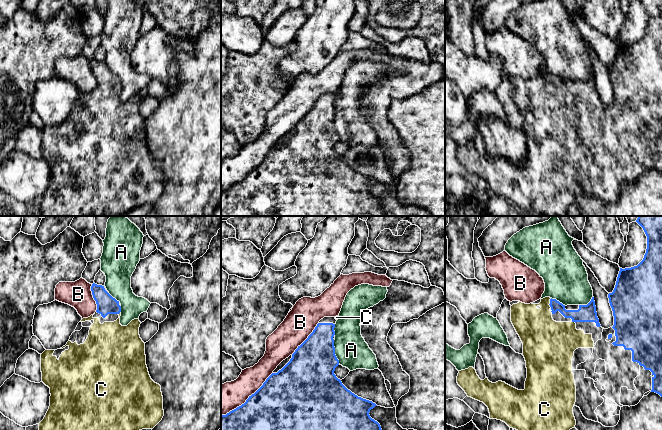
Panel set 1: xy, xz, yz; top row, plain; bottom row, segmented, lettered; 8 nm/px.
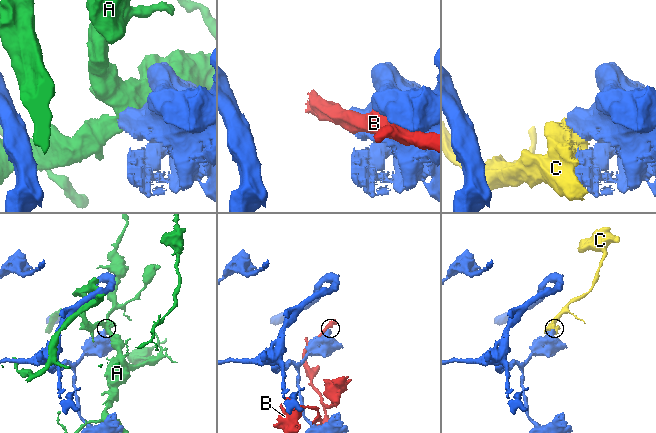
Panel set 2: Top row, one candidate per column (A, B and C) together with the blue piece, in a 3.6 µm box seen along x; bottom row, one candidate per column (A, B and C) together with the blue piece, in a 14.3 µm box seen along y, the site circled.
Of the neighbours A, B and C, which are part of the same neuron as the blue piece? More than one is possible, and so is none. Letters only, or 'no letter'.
C

